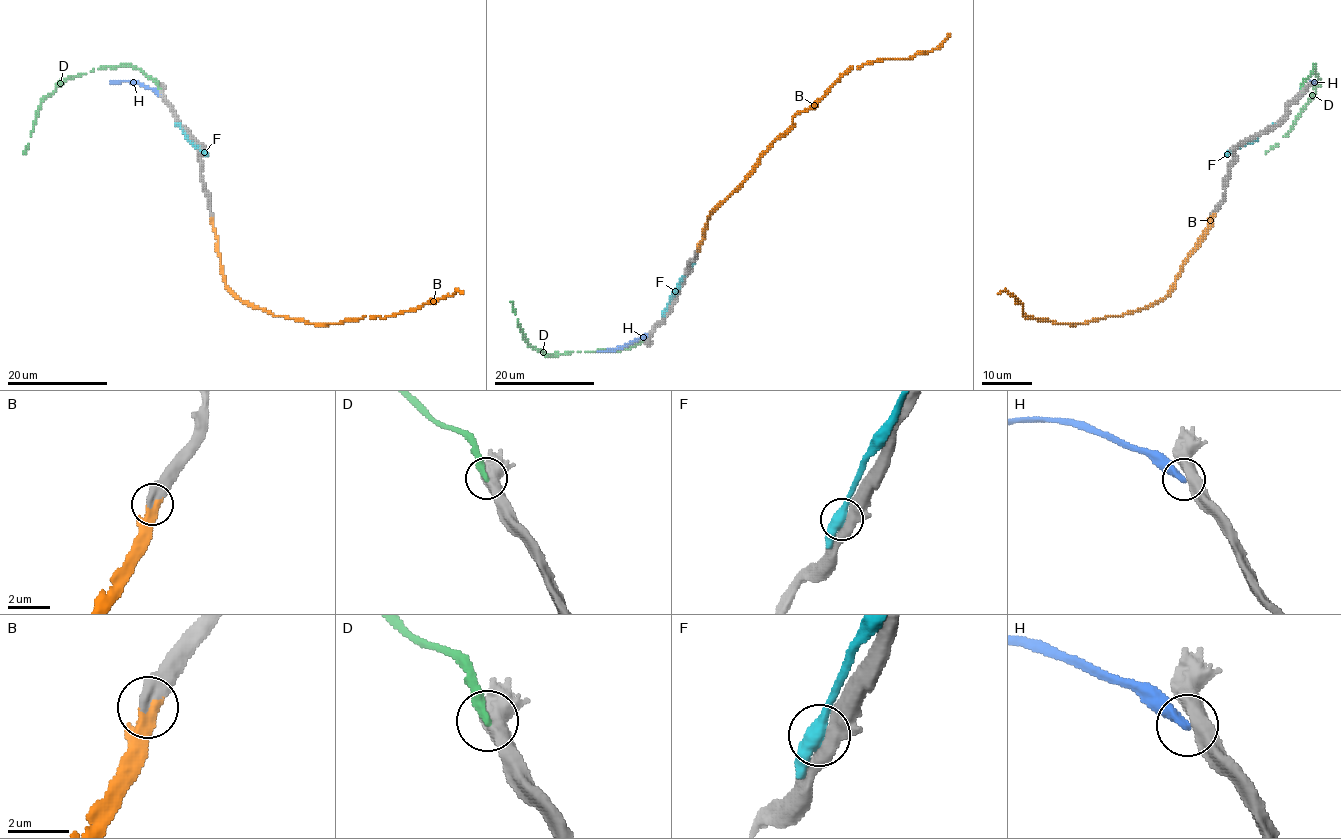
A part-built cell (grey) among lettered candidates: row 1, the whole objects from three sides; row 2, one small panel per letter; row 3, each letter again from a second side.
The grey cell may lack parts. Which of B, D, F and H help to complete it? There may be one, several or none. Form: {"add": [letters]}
{"add": ["B"]}

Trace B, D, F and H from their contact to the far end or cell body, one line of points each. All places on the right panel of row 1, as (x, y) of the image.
B: (1212, 215), (1174, 286), (1147, 306), (1073, 324), (1027, 318), (1016, 298), (997, 294)
D: (1301, 90), (1301, 84), (1313, 65), (1318, 76), (1313, 95), (1292, 128), (1264, 154)
F: (1274, 125), (1224, 154)
H: (1298, 95), (1312, 81), (1316, 83)

